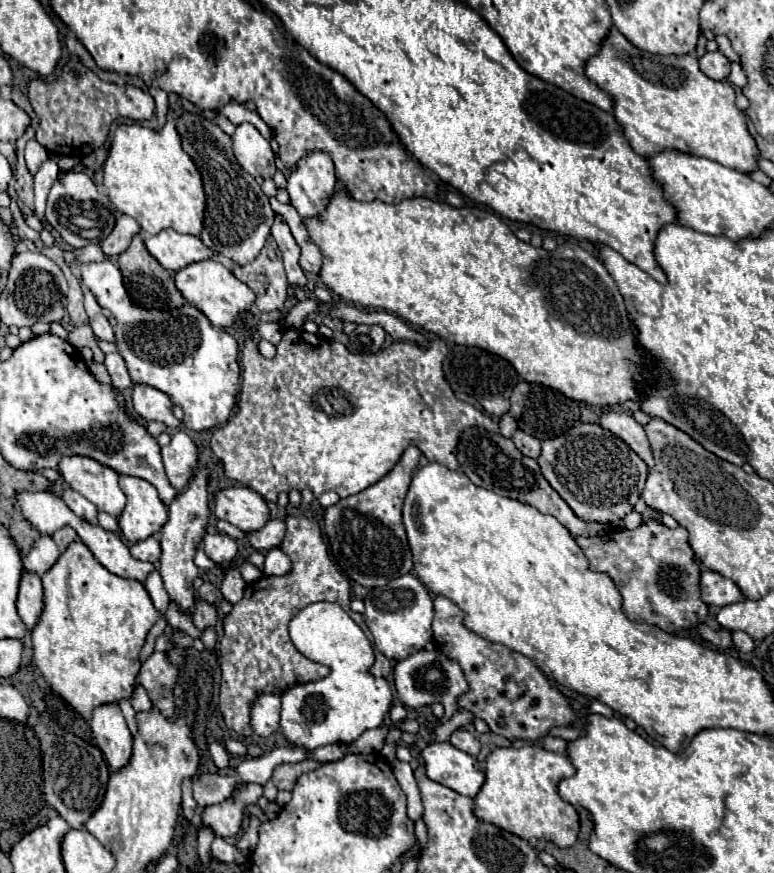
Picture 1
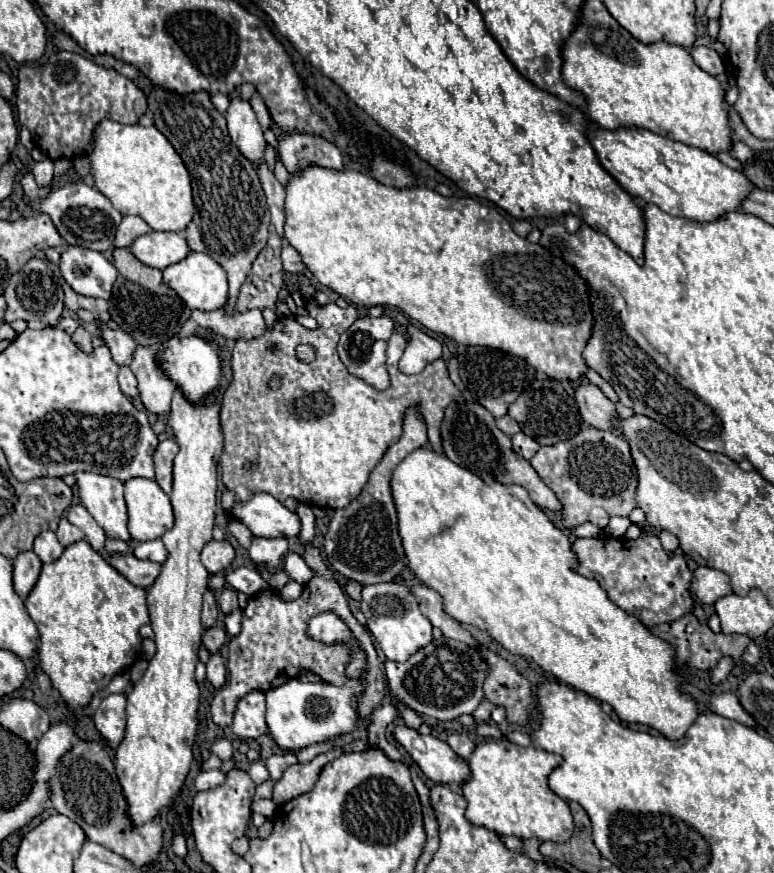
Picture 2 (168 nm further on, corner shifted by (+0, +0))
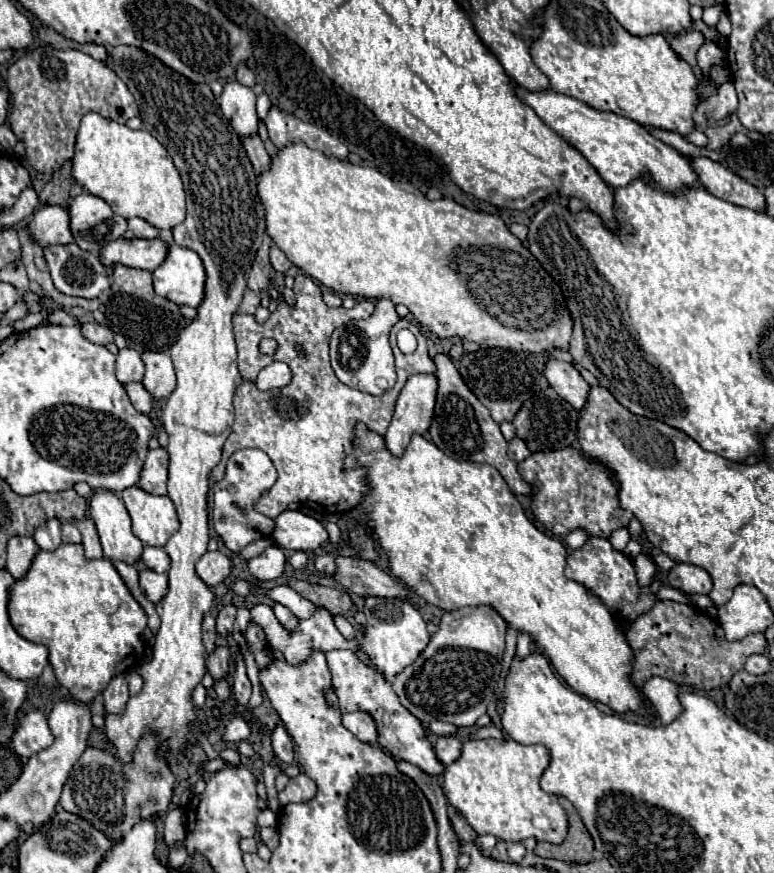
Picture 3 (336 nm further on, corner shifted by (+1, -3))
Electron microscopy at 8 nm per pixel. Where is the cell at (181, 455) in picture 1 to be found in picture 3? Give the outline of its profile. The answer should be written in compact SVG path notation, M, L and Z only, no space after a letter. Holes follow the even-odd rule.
M159 447L147 453L139 487L151 495L167 495L167 463L169 453Z

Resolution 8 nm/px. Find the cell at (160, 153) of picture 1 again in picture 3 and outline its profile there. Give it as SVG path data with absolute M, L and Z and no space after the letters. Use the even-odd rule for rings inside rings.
M87 113L81 119L81 127L77 133L77 145L75 145L75 157L73 157L73 177L79 185L89 189L89 193L105 199L111 205L111 209L117 215L123 215L125 219L141 217L157 229L173 229L175 225L183 223L183 219L185 219L185 213L187 213L185 189L183 189L179 171L175 169L173 159L167 153L167 149L147 129L133 131L127 125L101 117L99 113Z

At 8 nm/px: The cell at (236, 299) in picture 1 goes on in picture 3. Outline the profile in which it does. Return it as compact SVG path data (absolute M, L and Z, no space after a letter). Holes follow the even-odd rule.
M169 245L169 253L163 265L153 271L155 293L187 307L199 307L203 301L203 287L207 273L195 251L179 245Z

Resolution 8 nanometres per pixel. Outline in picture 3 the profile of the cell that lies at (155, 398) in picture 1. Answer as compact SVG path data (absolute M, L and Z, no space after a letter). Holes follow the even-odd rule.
M145 351L141 355L145 363L145 377L143 377L143 387L149 391L149 395L155 401L165 401L169 399L171 391L175 391L175 371L171 357L161 351Z

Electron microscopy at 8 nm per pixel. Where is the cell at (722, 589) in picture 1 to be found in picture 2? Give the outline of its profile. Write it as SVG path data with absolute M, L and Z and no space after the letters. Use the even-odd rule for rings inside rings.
M698 566L692 574L690 592L702 604L714 604L718 598L730 594L732 588L730 588L730 580L724 572L708 568L708 566Z

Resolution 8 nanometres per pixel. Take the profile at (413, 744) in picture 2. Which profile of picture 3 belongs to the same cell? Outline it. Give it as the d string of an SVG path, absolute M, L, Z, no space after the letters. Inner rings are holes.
M329 651L327 653L327 665L331 669L331 677L333 677L333 689L337 691L339 697L339 705L341 711L357 711L363 709L367 713L373 715L375 723L377 723L377 731L379 731L379 743L381 747L385 747L397 761L409 761L413 765L417 765L421 771L427 771L427 775L443 775L445 765L439 763L439 759L435 759L435 749L433 745L427 741L425 737L425 729L421 725L421 721L417 717L413 717L401 703L399 697L393 693L391 683L375 673L373 669L369 669L367 665L363 665L353 651Z

